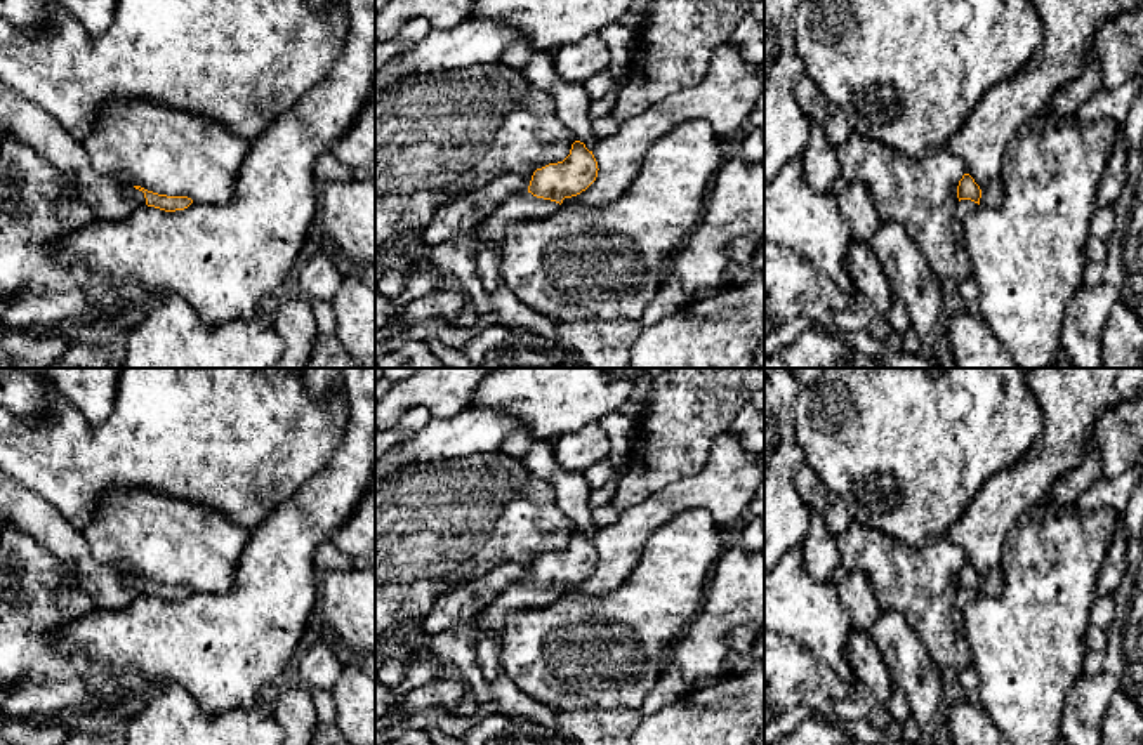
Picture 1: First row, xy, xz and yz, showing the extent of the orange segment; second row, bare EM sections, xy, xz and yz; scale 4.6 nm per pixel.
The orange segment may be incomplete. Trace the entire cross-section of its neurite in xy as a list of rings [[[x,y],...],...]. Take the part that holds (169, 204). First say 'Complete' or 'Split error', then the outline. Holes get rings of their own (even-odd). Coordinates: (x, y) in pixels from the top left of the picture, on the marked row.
Split error. [[[122,186],[122,194],[137,201],[139,205],[155,207],[165,212],[184,210],[193,203],[193,200],[188,196],[158,194],[141,186]]]

